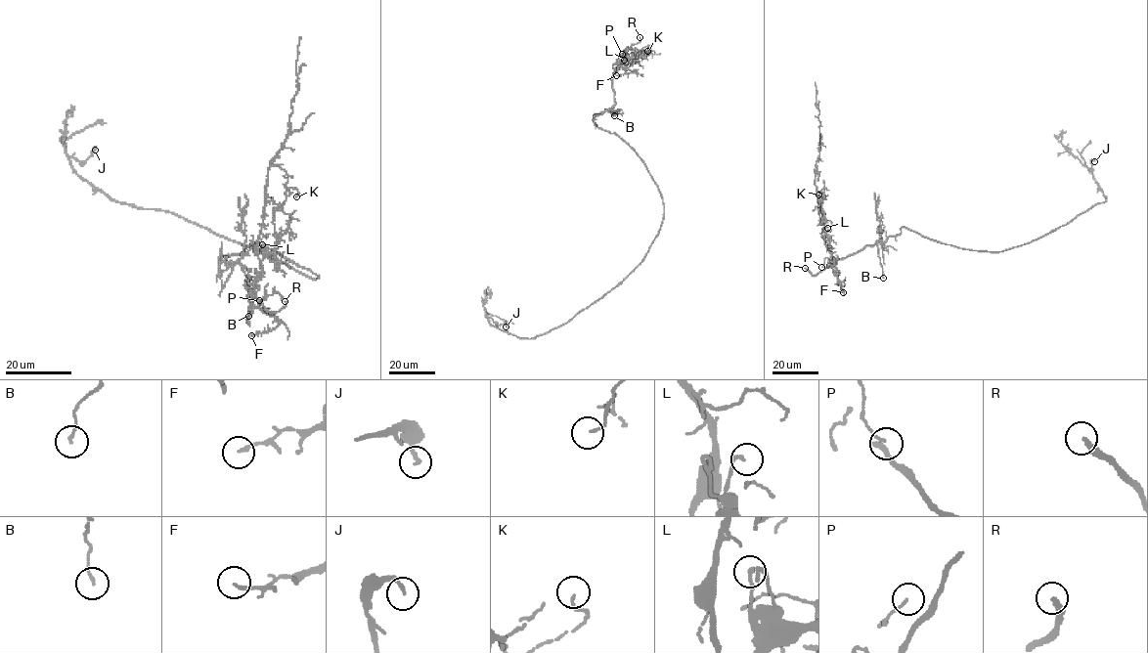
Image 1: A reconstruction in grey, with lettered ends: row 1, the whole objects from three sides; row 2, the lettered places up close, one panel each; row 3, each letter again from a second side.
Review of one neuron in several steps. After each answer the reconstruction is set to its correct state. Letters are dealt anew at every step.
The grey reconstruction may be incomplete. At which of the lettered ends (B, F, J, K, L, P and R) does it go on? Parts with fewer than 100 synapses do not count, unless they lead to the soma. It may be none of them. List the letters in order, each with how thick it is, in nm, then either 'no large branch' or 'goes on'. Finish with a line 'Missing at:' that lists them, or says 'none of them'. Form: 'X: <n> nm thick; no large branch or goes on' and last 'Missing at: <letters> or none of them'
B: 120 nm thick; no large branch
F: 150 nm thick; no large branch
J: 180 nm thick; no large branch
K: 90 nm thick; no large branch
L: 130 nm thick; no large branch
P: 100 nm thick; no large branch
R: 240 nm thick; goes on
Missing at: R

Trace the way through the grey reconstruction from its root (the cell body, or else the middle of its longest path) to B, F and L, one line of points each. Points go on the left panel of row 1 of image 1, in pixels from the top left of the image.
B: (299, 266), (256, 243), (241, 254), (221, 255), (219, 265), (239, 263), (242, 267), (252, 307), (248, 316)
F: (299, 266), (256, 243), (219, 257), (219, 265), (249, 270), (245, 285), (276, 319), (275, 328), (251, 335)
L: (299, 266), (256, 243), (221, 255), (219, 264), (242, 265), (249, 270), (245, 285), (253, 287), (262, 244)

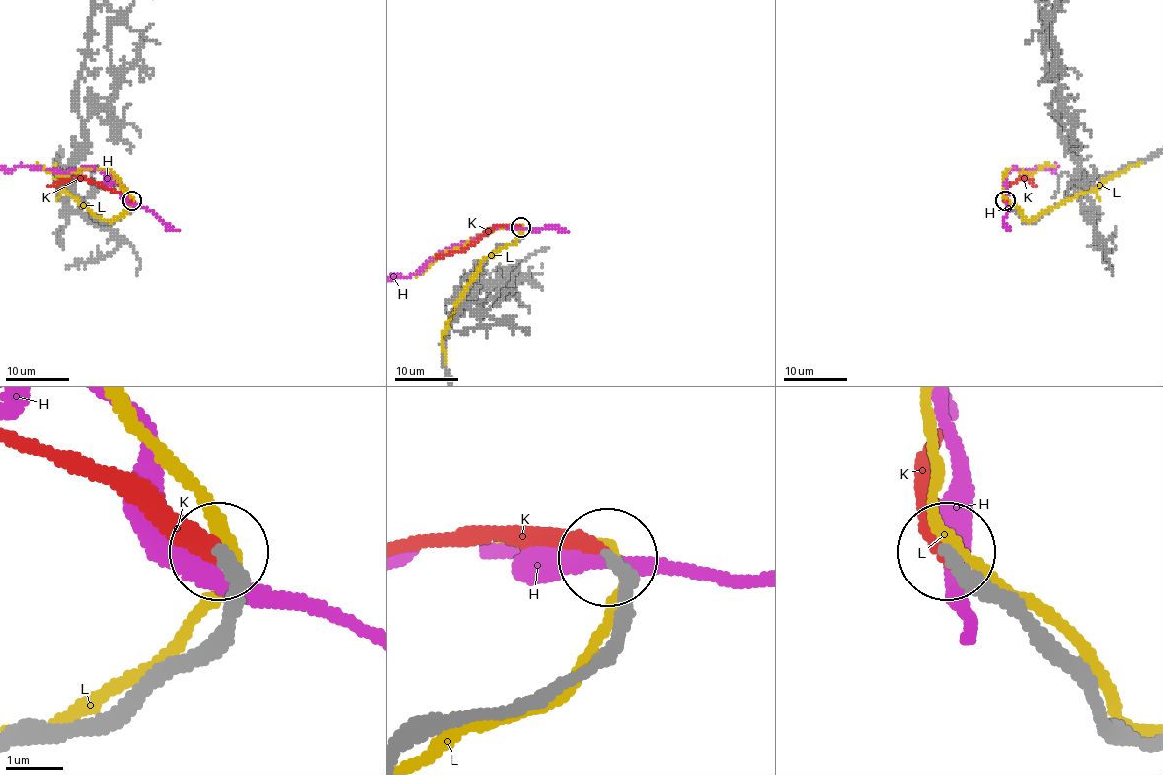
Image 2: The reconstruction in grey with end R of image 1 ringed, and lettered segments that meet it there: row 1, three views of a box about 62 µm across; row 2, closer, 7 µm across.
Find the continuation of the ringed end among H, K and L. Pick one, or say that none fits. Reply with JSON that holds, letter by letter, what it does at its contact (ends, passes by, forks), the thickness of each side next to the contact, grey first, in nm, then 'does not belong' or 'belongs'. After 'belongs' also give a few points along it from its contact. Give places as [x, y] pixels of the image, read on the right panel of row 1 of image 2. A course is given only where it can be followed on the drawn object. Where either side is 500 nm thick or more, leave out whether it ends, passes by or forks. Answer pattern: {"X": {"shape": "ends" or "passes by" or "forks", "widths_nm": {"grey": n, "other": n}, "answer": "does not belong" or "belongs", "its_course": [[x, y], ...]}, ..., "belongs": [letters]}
{"H": {"shape": "passes by", "widths_nm": {"grey": 320, "other": 280}, "answer": "does not belong"}, "K": {"shape": "ends", "widths_nm": {"grey": 300, "other": 280}, "answer": "belongs", "its_course": [[1005, 201], [1004, 189], [1020, 178], [1027, 178], [1035, 186]]}, "L": {"shape": "passes by", "widths_nm": {"grey": 360, "other": 180}, "answer": "does not belong"}, "belongs": ["K"]}

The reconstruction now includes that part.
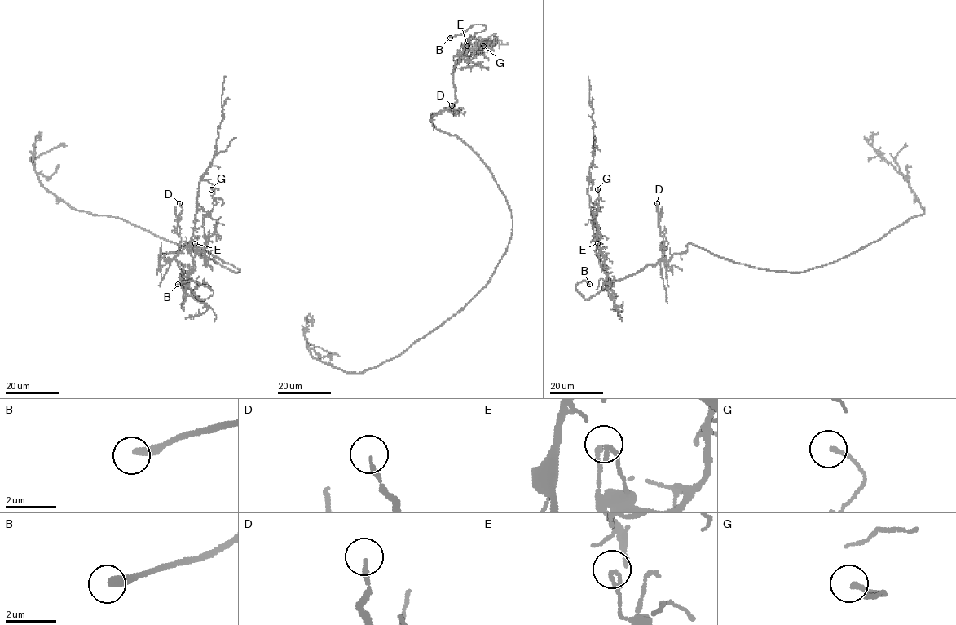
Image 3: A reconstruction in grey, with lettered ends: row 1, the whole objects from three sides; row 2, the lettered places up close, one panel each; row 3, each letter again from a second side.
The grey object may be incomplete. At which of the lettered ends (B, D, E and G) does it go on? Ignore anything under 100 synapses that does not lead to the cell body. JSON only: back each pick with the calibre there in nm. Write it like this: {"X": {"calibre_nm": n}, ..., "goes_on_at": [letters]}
{"B": {"calibre_nm": 320}, "goes_on_at": ["B"]}

